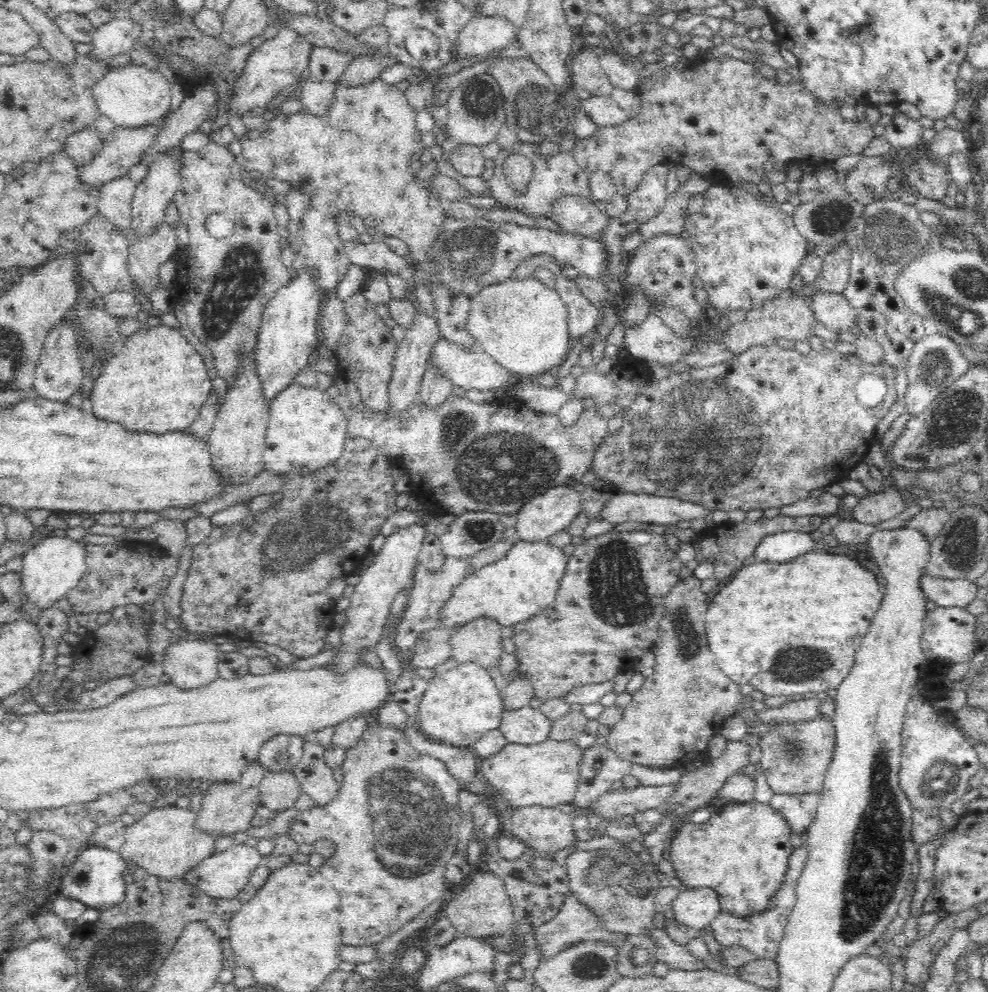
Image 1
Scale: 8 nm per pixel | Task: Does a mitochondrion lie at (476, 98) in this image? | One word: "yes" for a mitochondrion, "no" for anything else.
yes

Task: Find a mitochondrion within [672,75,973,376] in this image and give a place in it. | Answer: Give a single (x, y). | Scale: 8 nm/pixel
(889, 240)

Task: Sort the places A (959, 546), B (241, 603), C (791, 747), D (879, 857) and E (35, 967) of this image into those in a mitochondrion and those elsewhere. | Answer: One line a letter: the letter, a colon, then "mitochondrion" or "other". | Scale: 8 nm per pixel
A: mitochondrion
B: other
C: mitochondrion
D: mitochondrion
E: other

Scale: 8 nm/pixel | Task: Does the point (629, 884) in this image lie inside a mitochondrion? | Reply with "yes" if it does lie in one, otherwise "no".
yes

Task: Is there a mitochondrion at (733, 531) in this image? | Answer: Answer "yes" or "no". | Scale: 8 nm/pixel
no

